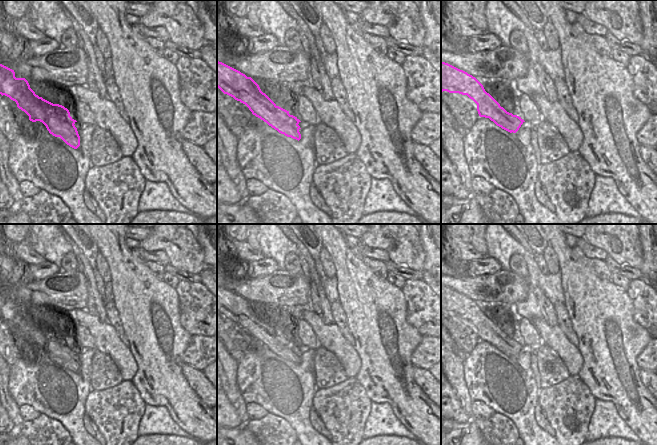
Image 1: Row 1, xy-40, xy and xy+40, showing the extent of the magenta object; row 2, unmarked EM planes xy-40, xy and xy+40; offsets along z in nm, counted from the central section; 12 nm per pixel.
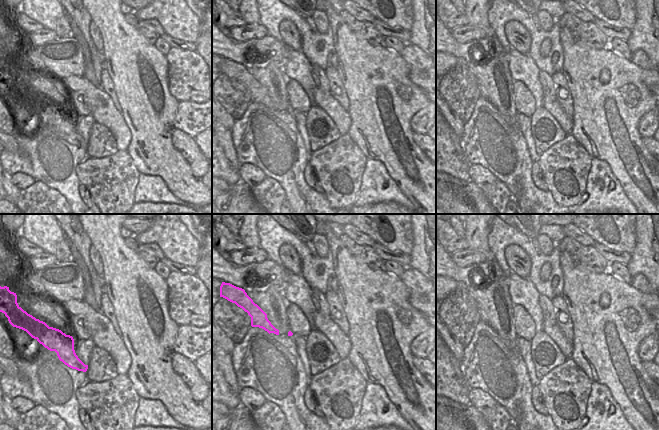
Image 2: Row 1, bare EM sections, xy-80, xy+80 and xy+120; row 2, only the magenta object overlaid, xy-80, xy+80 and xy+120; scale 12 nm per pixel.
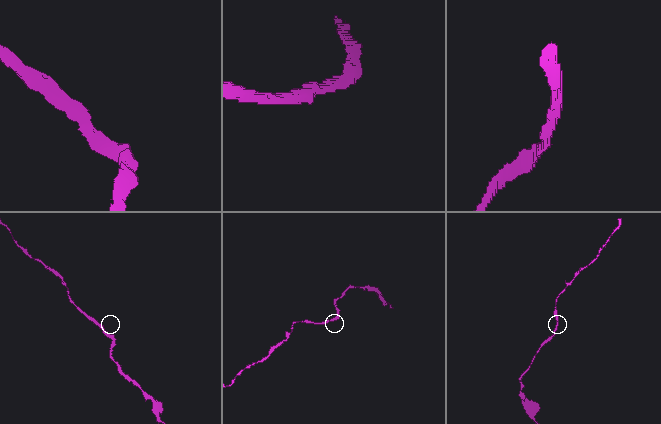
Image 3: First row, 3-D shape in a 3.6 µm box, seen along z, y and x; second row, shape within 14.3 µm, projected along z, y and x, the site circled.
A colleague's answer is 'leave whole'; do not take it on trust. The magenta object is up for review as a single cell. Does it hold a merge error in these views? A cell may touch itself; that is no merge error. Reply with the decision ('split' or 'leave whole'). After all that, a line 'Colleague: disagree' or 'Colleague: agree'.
leave whole
Colleague: agree

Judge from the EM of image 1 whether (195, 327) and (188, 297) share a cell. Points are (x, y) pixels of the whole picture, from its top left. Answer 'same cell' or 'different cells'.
same cell

